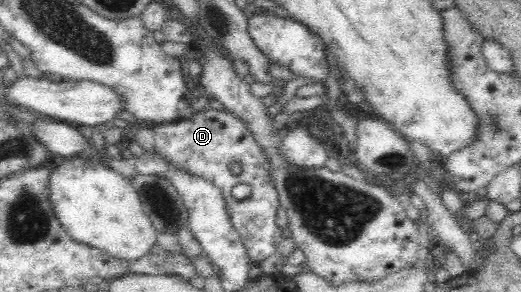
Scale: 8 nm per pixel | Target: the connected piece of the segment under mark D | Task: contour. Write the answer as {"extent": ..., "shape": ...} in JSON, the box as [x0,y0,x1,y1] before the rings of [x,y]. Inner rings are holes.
{"extent":[152,107,282,263],"shape":[[[214,107],[201,110],[188,119],[155,124],[152,128],[155,133],[154,151],[160,154],[160,158],[174,164],[187,175],[206,179],[220,189],[231,224],[242,238],[248,257],[259,263],[270,257],[282,240],[282,229],[276,225],[276,215],[280,208],[278,194],[271,181],[268,158],[242,121],[234,114]],[[232,162],[240,164],[239,175],[231,172]],[[239,184],[251,187],[248,198],[239,200],[230,194],[232,188]]]}

